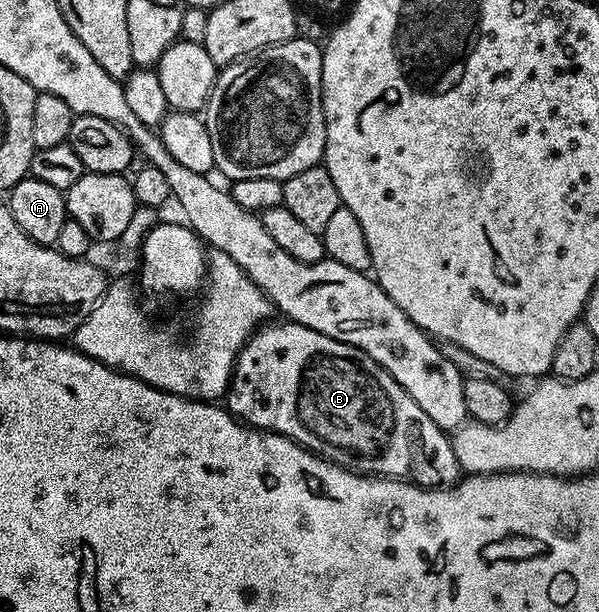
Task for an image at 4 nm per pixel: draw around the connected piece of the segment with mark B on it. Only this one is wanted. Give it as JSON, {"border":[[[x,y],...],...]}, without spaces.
{"border":[[[295,323],[283,324],[269,324],[253,333],[248,338],[248,344],[245,345],[244,350],[236,356],[236,365],[232,368],[232,382],[228,384],[226,394],[226,408],[233,417],[243,421],[245,425],[252,426],[253,429],[264,429],[268,433],[278,432],[284,437],[290,438],[291,441],[297,441],[302,447],[306,447],[309,453],[316,453],[325,461],[333,461],[341,469],[349,469],[357,475],[411,478],[415,484],[425,487],[451,487],[461,480],[462,470],[452,450],[449,434],[433,423],[430,415],[426,415],[426,411],[422,411],[422,407],[418,407],[418,403],[414,403],[414,399],[410,399],[410,395],[406,395],[404,388],[381,365],[374,363],[374,359],[370,359],[360,349],[355,349],[353,345],[338,343],[338,339],[330,339],[330,335],[322,335],[318,331]]]}

